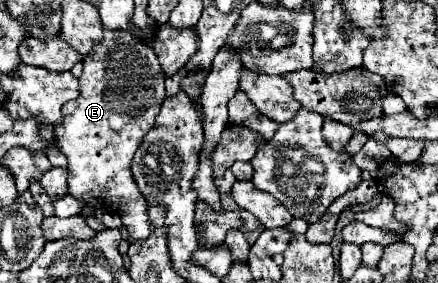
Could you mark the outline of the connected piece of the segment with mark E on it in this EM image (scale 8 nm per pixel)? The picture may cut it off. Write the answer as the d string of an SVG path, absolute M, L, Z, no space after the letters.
M104 29L104 41L92 49L92 53L84 59L84 71L80 77L80 97L66 103L62 113L62 121L54 127L56 147L68 159L68 193L72 197L84 199L84 203L92 209L114 207L124 227L128 229L128 243L148 239L150 221L144 205L144 197L136 189L136 181L132 181L130 163L136 149L142 143L142 137L152 129L156 115L160 113L164 101L164 73L160 73L160 63L156 61L156 53L152 53L150 45L136 41L130 33L112 33Z

